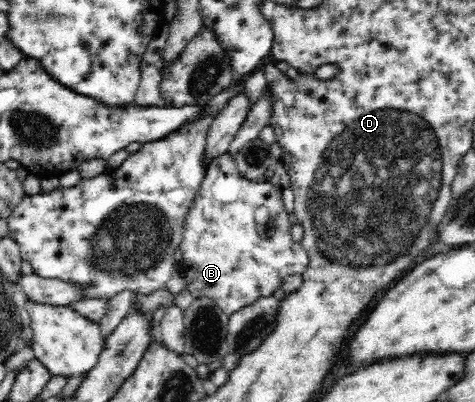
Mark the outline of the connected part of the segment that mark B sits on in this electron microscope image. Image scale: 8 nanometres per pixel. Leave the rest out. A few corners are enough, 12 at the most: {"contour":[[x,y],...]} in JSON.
{"contour":[[210,162],[179,269],[230,315],[303,274],[282,188]]}

